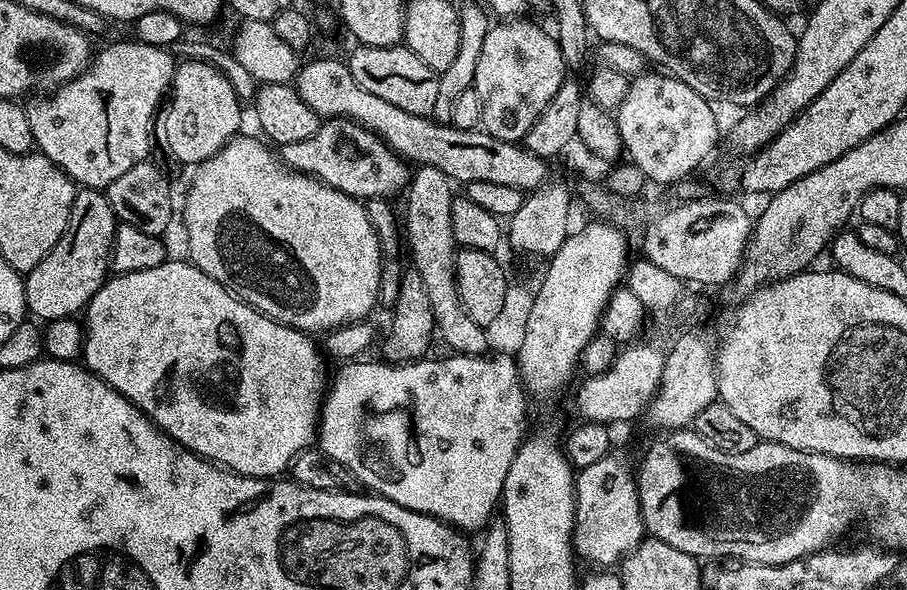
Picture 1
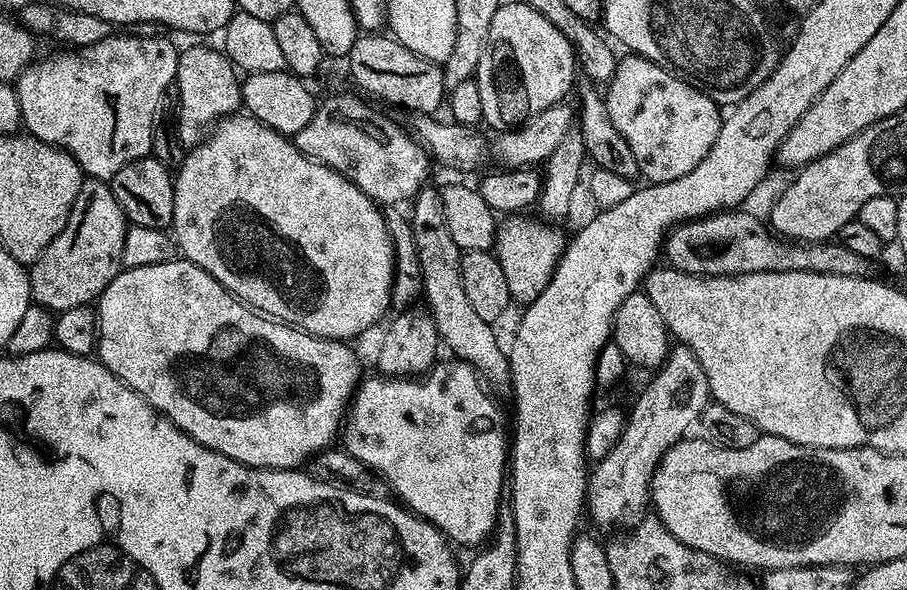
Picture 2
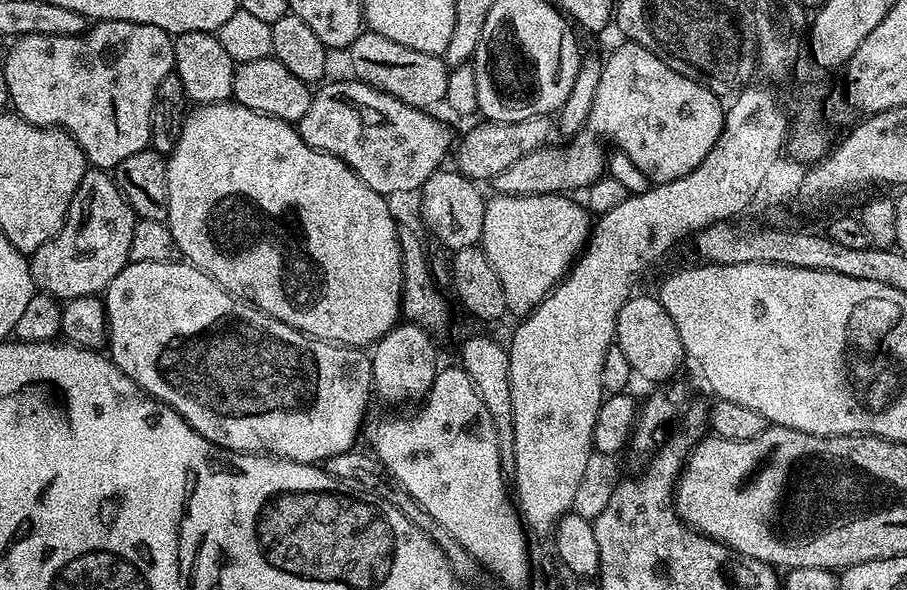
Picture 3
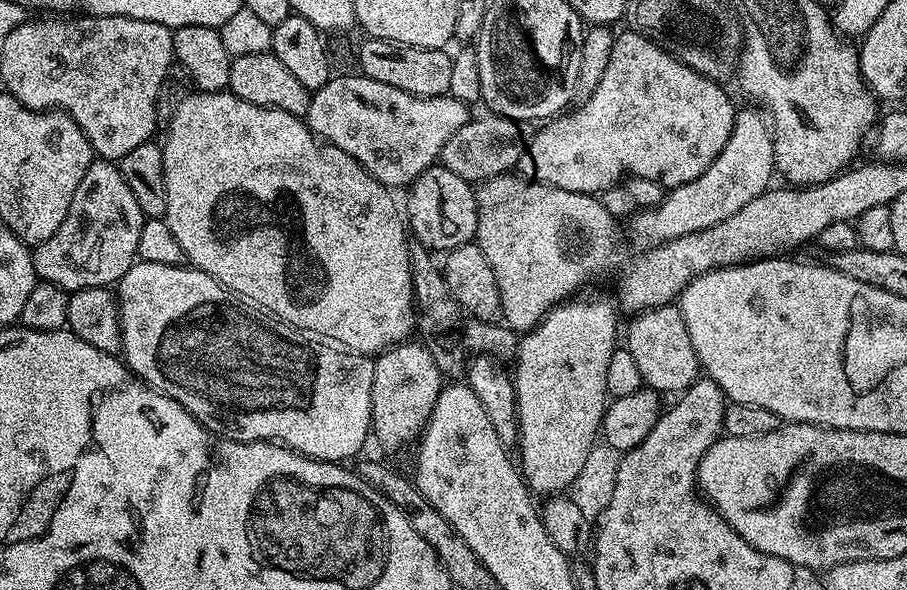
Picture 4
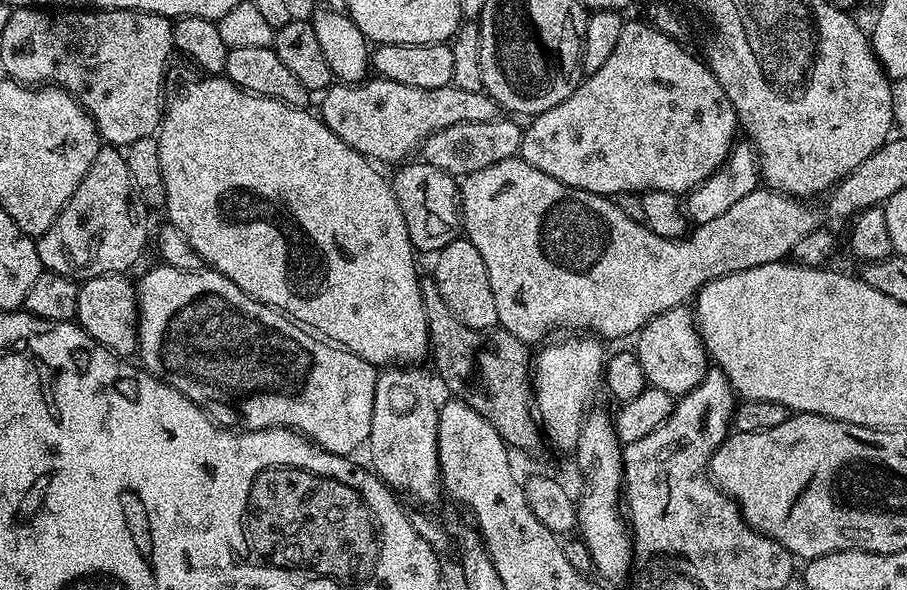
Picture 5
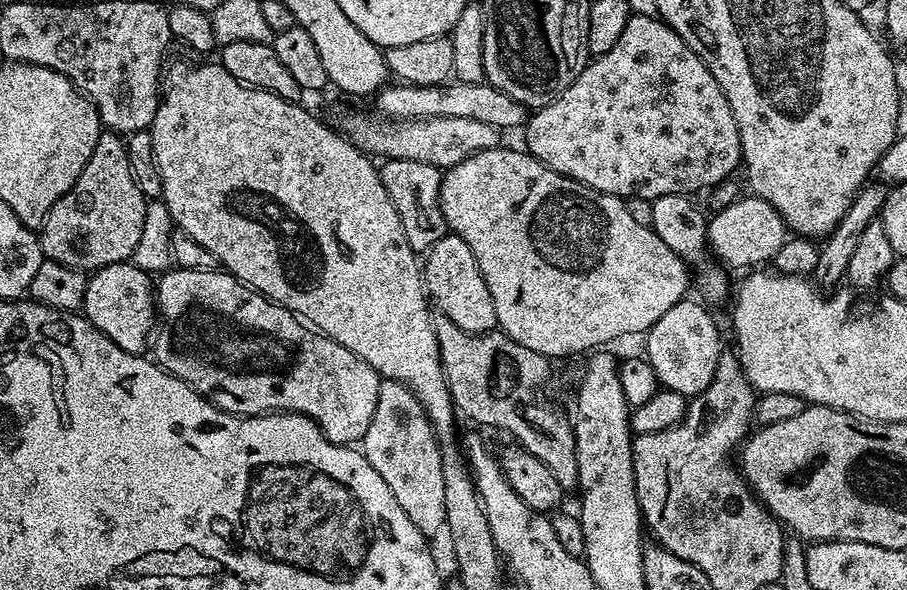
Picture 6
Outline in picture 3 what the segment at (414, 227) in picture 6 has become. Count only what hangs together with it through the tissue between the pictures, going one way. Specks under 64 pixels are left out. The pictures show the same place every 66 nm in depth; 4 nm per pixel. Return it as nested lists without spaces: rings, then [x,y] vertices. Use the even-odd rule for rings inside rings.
[[[441,170],[424,183],[418,193],[423,227],[433,232],[449,250],[474,248],[480,243],[484,222],[486,196],[479,192],[477,181],[468,179],[458,170]]]

